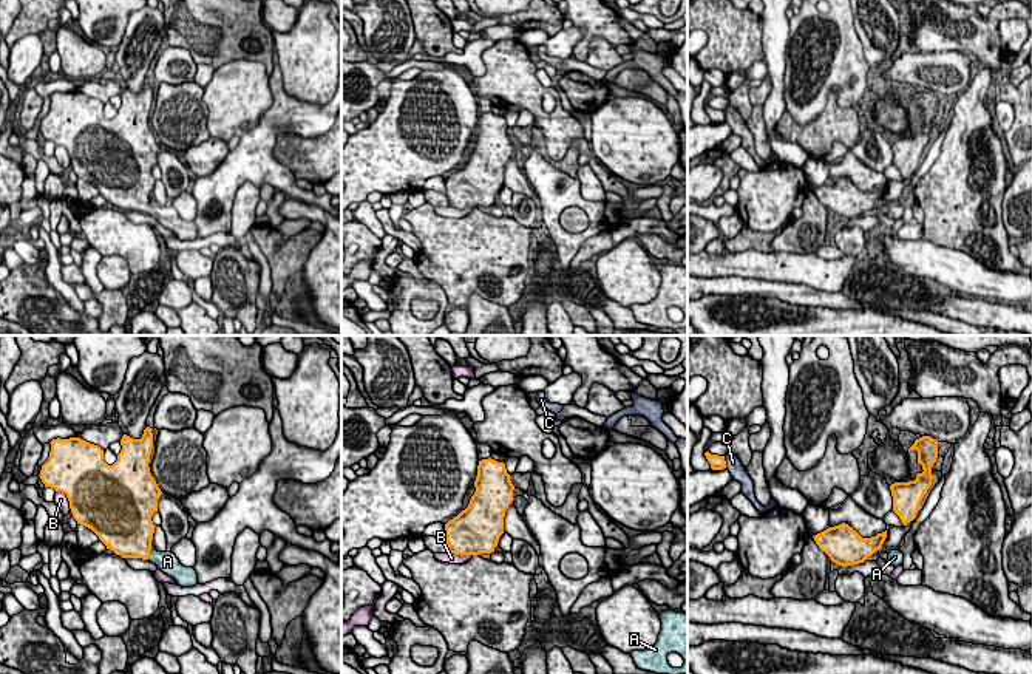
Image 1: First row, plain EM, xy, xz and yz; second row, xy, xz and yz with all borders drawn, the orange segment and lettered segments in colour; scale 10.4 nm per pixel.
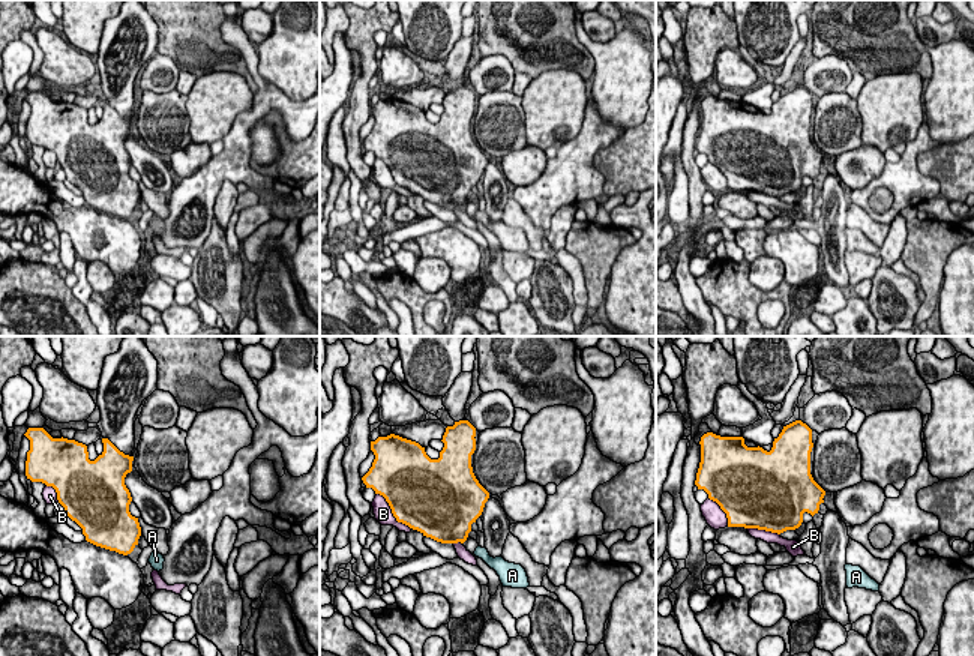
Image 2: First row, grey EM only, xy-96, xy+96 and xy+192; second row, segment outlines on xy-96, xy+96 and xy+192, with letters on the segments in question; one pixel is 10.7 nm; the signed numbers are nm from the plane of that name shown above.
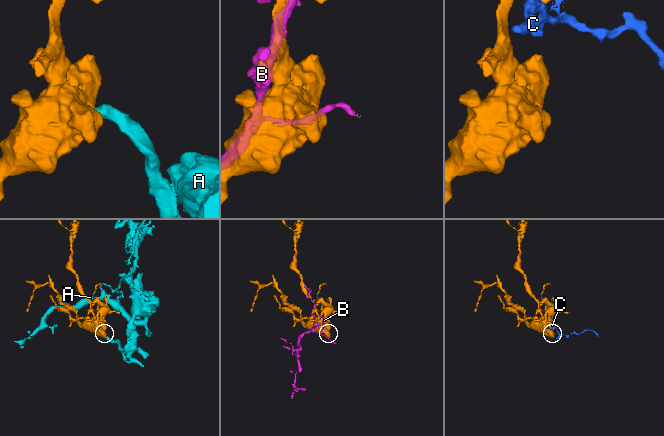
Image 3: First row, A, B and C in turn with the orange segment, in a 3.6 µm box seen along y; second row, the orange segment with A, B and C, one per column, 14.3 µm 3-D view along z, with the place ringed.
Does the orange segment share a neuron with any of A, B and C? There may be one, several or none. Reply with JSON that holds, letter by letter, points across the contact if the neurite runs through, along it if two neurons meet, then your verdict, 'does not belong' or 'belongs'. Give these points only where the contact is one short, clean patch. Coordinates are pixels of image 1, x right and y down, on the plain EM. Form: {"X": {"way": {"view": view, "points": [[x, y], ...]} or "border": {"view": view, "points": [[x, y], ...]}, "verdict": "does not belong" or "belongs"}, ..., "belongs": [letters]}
{"A": {"way": {"view": "xy", "points": [[132, 190], [149, 207], [167, 215]]}, "verdict": "belongs"}, "B": {"verdict": "does not belong"}, "C": {"border": {"view": "yz", "points": [[723, 110], [726, 121]]}, "verdict": "does not belong"}, "belongs": ["A"]}

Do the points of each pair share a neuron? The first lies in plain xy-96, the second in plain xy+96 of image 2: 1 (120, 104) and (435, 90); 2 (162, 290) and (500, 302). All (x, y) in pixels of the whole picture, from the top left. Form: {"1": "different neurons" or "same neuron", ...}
{"1": "different neurons", "2": "same neuron"}

